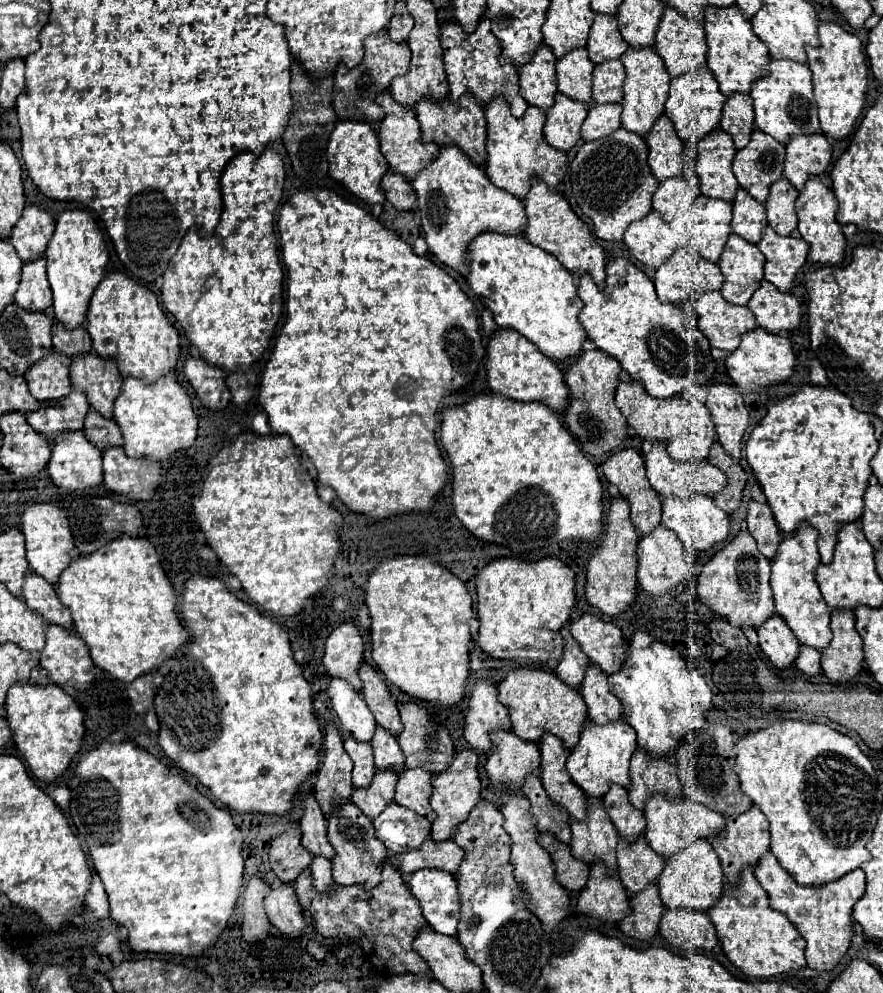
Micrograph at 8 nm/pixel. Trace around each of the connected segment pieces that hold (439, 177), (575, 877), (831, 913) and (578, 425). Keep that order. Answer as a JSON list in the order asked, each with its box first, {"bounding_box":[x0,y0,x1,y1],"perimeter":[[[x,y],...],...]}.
[{"bounding_box":[412,146,526,276],"perimeter":[[[442,146],[436,158],[416,174],[412,188],[418,194],[422,234],[430,252],[446,266],[466,276],[466,246],[476,234],[494,230],[518,234],[526,228],[526,212],[522,200],[514,194],[496,188],[484,168],[474,164],[458,146]]]},{"bounding_box":[538,832,588,890],"perimeter":[[[542,832],[538,836],[538,844],[542,848],[546,848],[552,856],[552,862],[554,862],[554,868],[556,868],[556,878],[558,882],[566,888],[566,890],[582,890],[586,880],[588,880],[588,864],[582,862],[580,858],[576,858],[570,850],[568,844],[556,840],[554,834],[546,834]]]},{"bounding_box":[754,850,866,972],"perimeter":[[[768,850],[756,862],[754,874],[756,874],[758,882],[762,884],[762,888],[768,892],[770,906],[774,910],[788,914],[788,918],[792,920],[796,930],[806,940],[808,966],[812,966],[814,970],[820,970],[820,972],[832,970],[838,964],[838,960],[844,956],[844,952],[850,948],[850,938],[852,938],[850,914],[852,914],[852,906],[856,904],[856,900],[864,894],[864,886],[866,886],[864,872],[858,868],[858,870],[852,870],[846,876],[826,882],[822,886],[800,886],[792,878],[792,874],[788,874],[780,866],[776,856]]]},{"bounding_box":[562,350,626,456],"perimeter":[[[582,350],[578,358],[566,368],[564,380],[570,390],[568,406],[562,414],[566,428],[580,440],[584,452],[592,456],[610,454],[626,438],[626,418],[614,406],[614,392],[618,386],[620,364],[616,358],[602,350]]]}]

